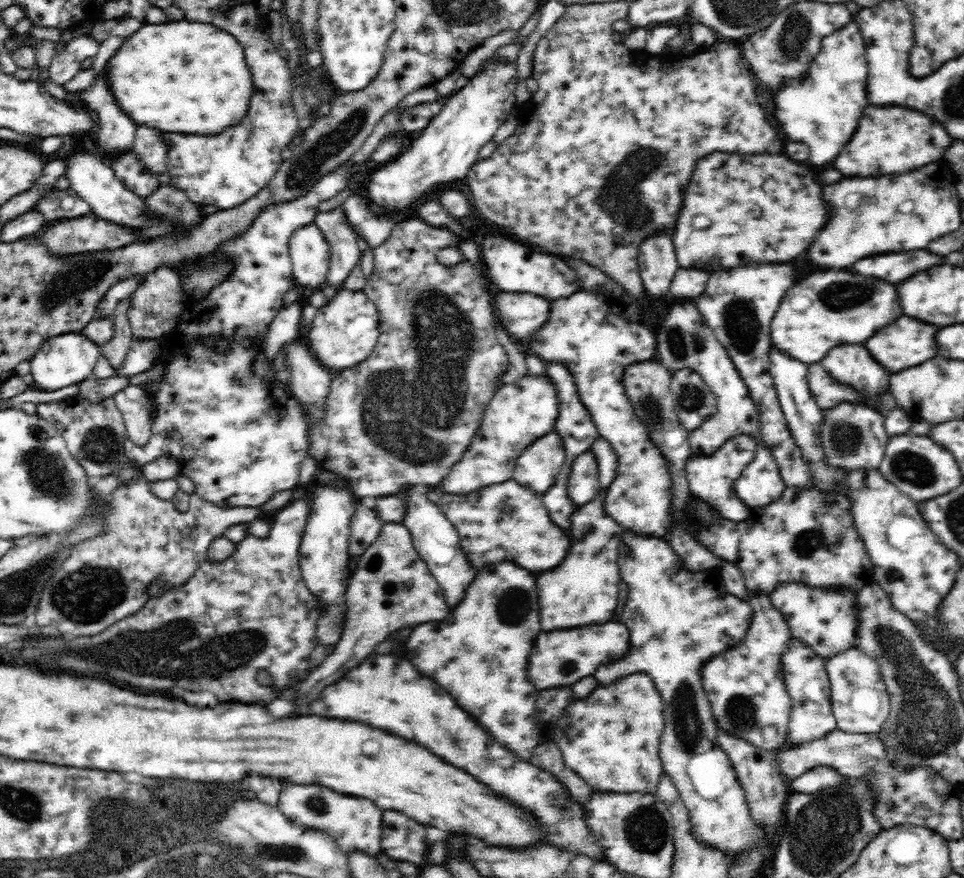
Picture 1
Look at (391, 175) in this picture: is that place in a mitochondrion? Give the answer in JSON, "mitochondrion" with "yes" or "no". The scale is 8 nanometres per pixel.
{"mitochondrion":"no"}

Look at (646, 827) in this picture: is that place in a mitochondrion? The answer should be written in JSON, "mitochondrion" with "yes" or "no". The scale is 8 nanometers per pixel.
{"mitochondrion":"yes"}

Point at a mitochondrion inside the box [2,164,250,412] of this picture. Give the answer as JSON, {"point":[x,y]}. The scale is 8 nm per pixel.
{"point":[66,285]}

